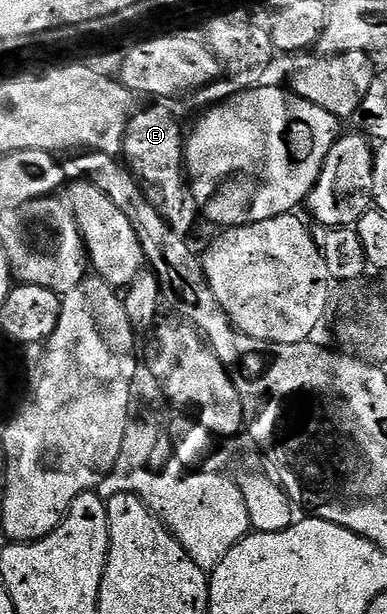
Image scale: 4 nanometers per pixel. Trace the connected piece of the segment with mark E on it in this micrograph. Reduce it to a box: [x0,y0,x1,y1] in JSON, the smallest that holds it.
[122,104,200,236]

